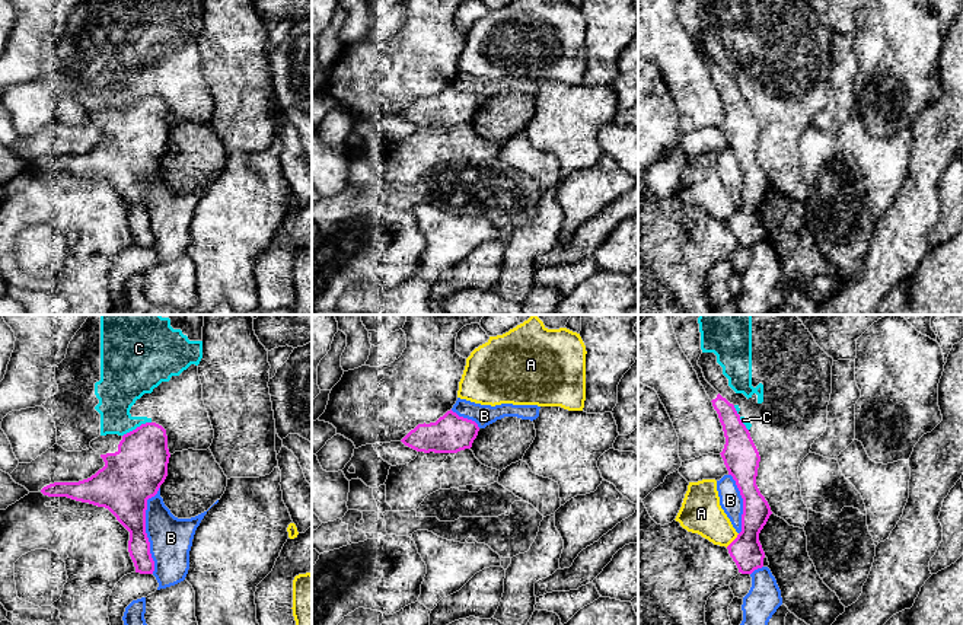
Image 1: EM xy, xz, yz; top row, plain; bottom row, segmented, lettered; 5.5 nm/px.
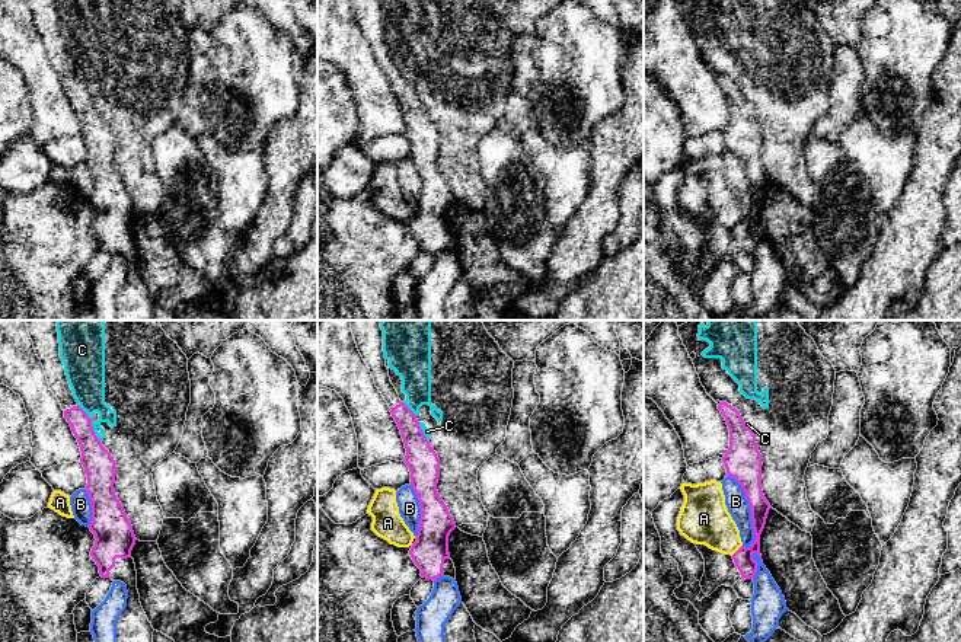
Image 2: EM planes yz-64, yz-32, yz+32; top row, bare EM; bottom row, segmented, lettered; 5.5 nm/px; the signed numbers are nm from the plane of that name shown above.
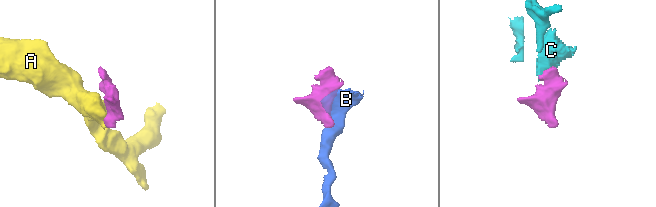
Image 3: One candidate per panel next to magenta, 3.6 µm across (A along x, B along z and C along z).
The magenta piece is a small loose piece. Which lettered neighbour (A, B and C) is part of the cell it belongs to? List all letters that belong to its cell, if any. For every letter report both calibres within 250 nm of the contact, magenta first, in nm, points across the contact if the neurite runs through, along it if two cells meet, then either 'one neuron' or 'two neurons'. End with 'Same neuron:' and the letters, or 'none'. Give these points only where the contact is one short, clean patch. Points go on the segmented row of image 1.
A: 180/220 nm | along yz (739, 533), (726, 547) | two neurons
B: 280/240 nm | two neurons
C: 300/240 nm | along xy (150, 421), (142, 423), (123, 436) | two neurons
Same neuron: none

